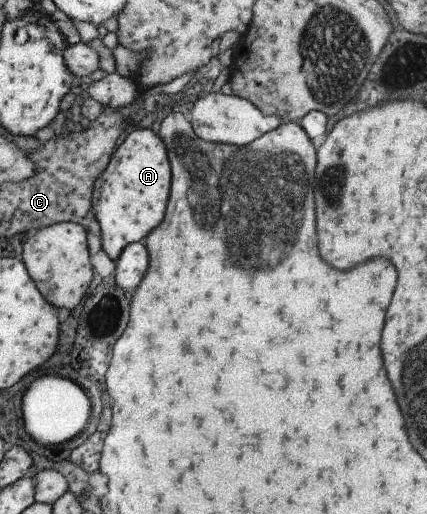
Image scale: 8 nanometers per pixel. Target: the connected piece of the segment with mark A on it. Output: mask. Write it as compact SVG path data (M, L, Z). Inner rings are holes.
M146 124L128 133L92 185L91 207L100 229L101 250L111 261L131 242L141 241L161 219L170 188L170 163L161 138Z

